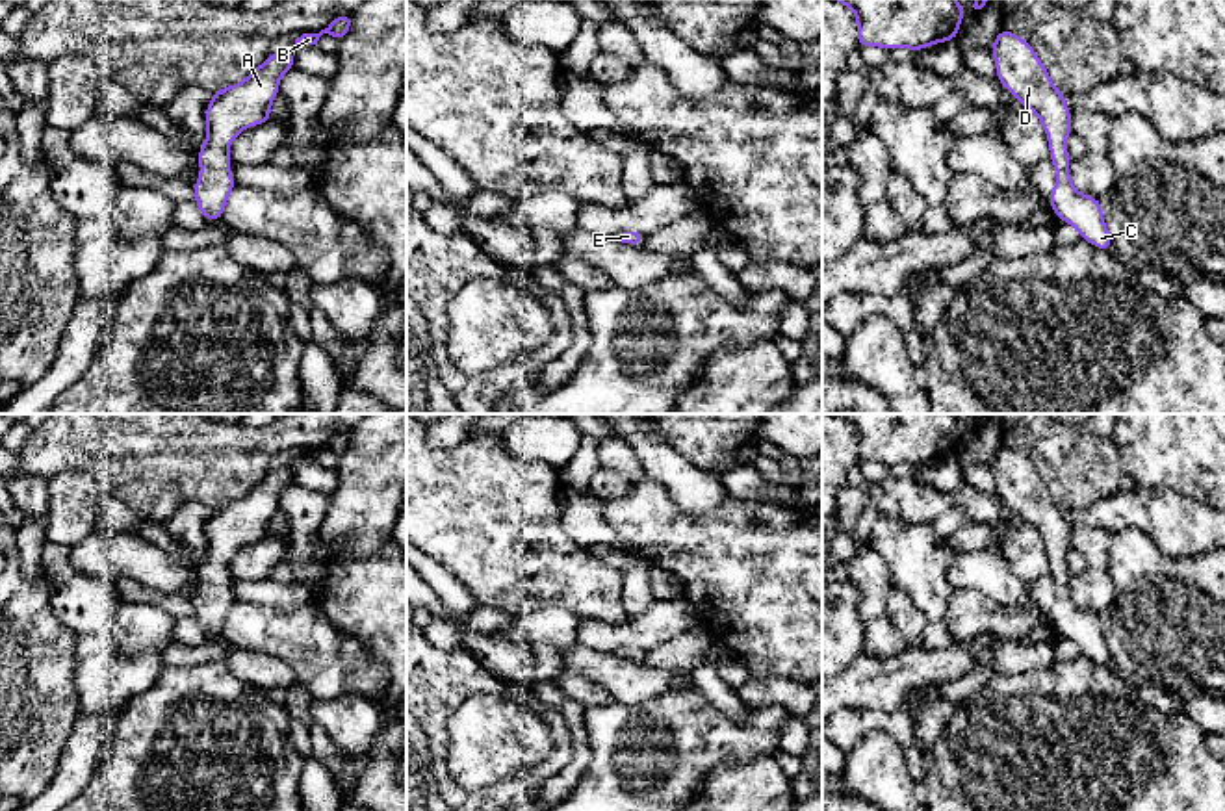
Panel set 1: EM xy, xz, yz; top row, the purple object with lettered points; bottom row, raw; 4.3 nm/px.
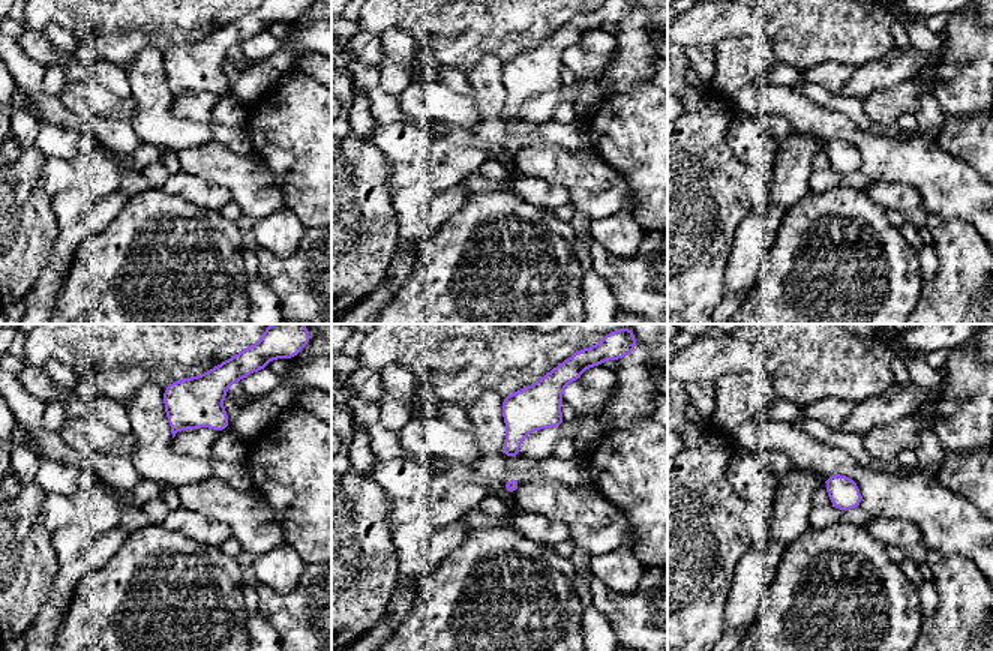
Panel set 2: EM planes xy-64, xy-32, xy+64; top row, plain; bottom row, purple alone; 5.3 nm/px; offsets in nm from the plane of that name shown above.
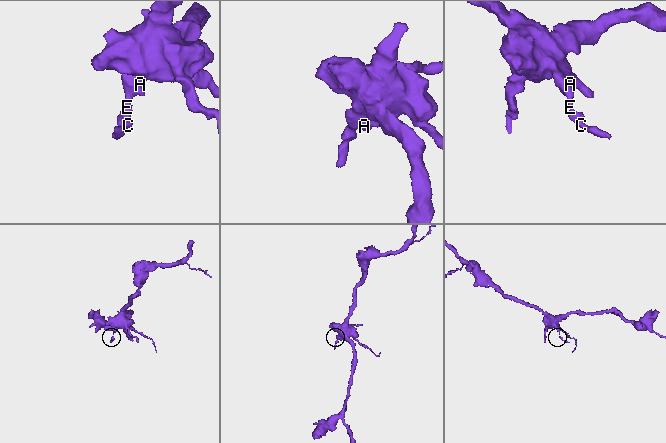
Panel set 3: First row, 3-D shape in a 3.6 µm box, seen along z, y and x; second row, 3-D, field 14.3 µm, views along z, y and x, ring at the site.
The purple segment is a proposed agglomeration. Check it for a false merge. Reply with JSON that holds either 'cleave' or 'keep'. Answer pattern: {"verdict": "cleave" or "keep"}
{"verdict": "keep"}

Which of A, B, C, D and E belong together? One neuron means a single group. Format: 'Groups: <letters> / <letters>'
Groups: A B C D E

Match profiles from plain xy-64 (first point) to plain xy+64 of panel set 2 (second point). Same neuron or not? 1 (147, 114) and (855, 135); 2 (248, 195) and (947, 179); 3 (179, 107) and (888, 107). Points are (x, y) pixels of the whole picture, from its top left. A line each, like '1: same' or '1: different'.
1: different
2: same
3: same

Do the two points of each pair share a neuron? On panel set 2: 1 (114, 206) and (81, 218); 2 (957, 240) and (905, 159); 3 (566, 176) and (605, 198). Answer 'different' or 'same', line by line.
1: same
2: different
3: same

